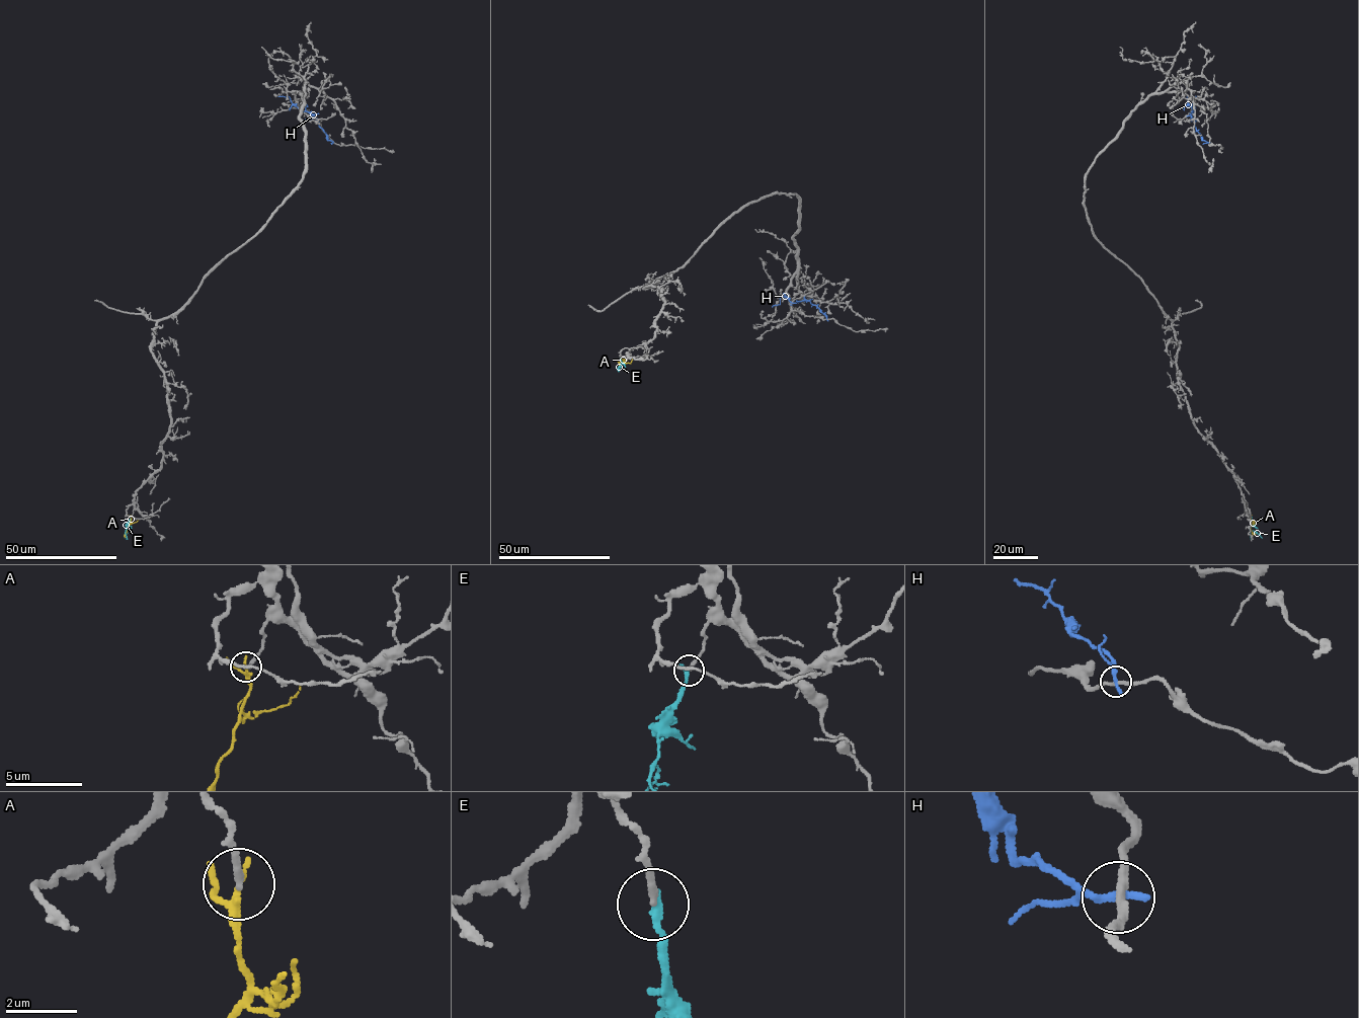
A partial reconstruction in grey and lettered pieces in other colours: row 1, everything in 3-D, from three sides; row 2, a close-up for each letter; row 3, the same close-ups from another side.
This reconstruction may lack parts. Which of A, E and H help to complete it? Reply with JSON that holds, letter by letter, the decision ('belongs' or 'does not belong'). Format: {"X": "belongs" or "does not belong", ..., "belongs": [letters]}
{"A": "does not belong", "E": "belongs", "H": "does not belong", "belongs": ["E"]}

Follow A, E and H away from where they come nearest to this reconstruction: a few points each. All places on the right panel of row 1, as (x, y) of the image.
A: (1251, 516), (1251, 537)
E: (1251, 517), (1250, 530), (1262, 538)
H: (1209, 142), (1202, 139), (1196, 129), (1191, 118), (1193, 108), (1187, 103), (1187, 97), (1197, 96)

